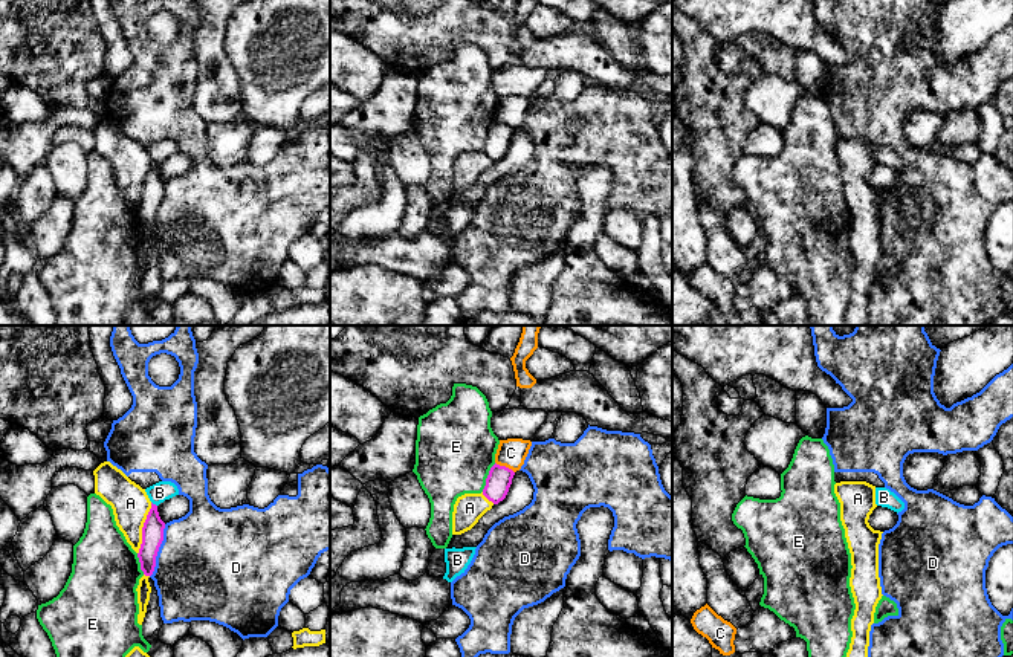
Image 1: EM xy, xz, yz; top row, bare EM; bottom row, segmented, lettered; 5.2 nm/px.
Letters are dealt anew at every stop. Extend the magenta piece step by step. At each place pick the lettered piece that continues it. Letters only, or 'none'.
none

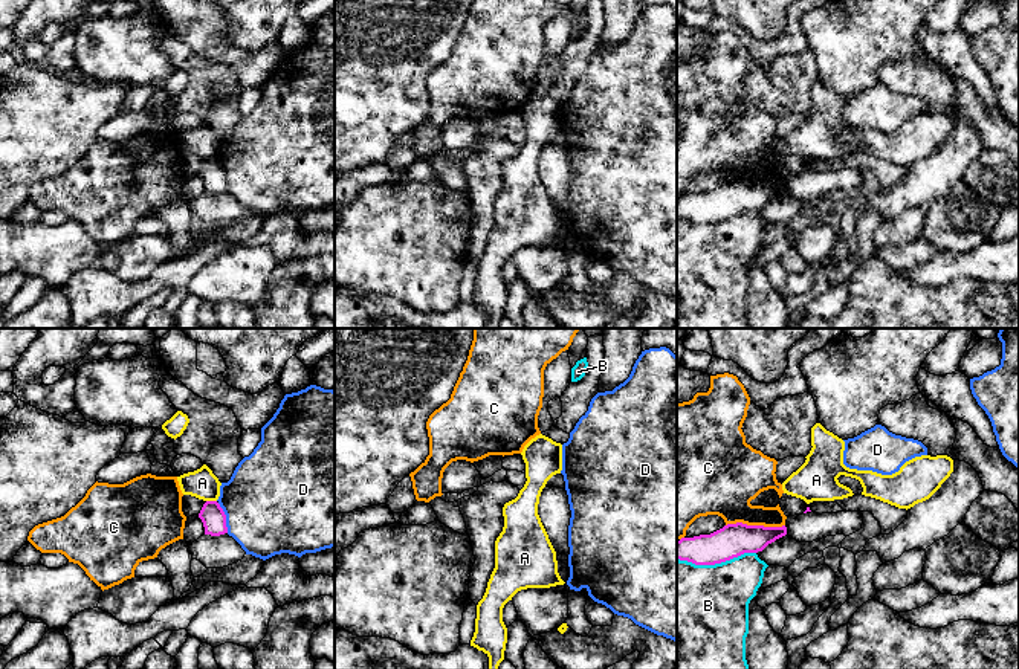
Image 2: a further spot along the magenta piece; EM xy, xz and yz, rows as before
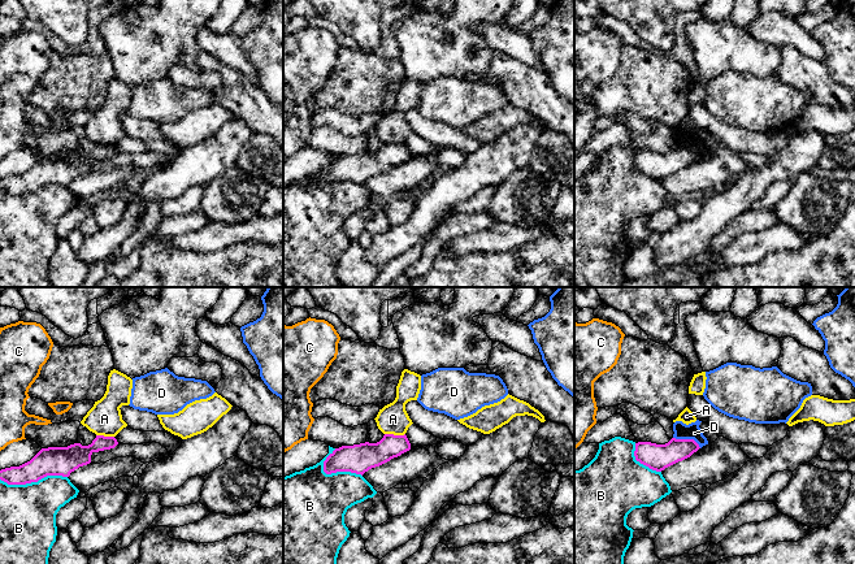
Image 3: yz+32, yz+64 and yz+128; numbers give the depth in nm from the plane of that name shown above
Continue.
none

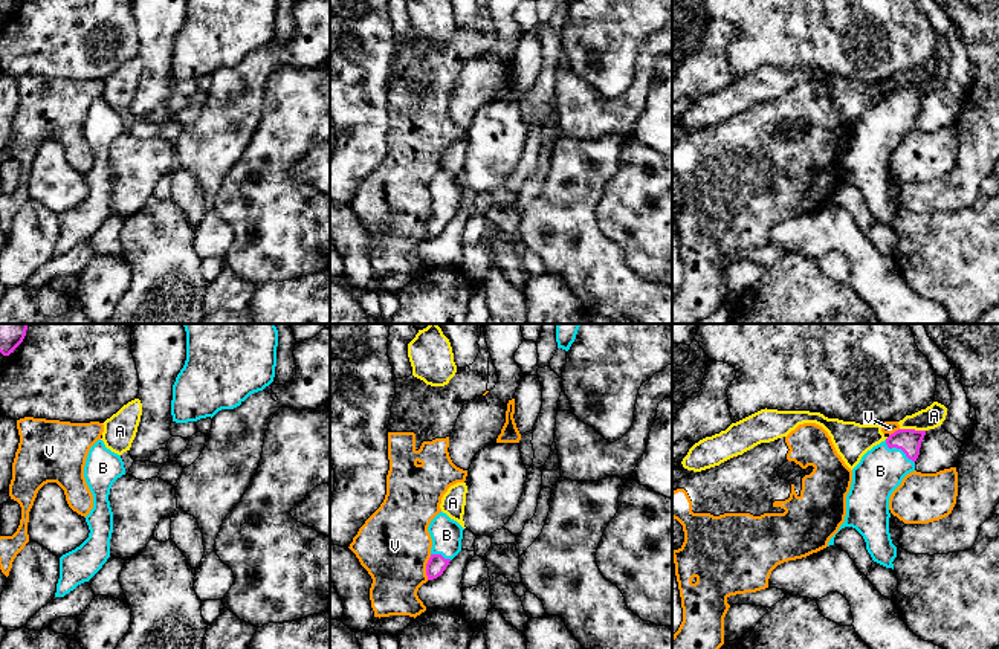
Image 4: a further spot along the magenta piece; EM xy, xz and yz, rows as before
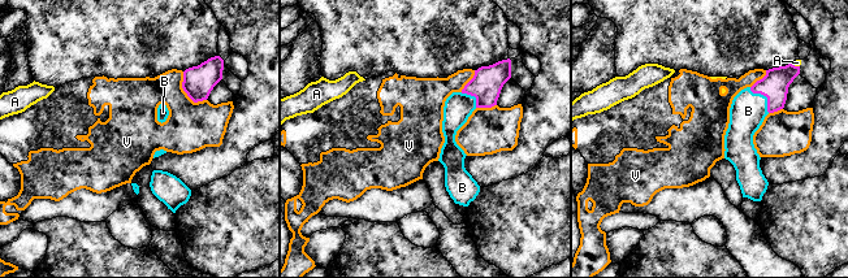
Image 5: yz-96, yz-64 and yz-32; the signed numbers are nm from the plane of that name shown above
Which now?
B

